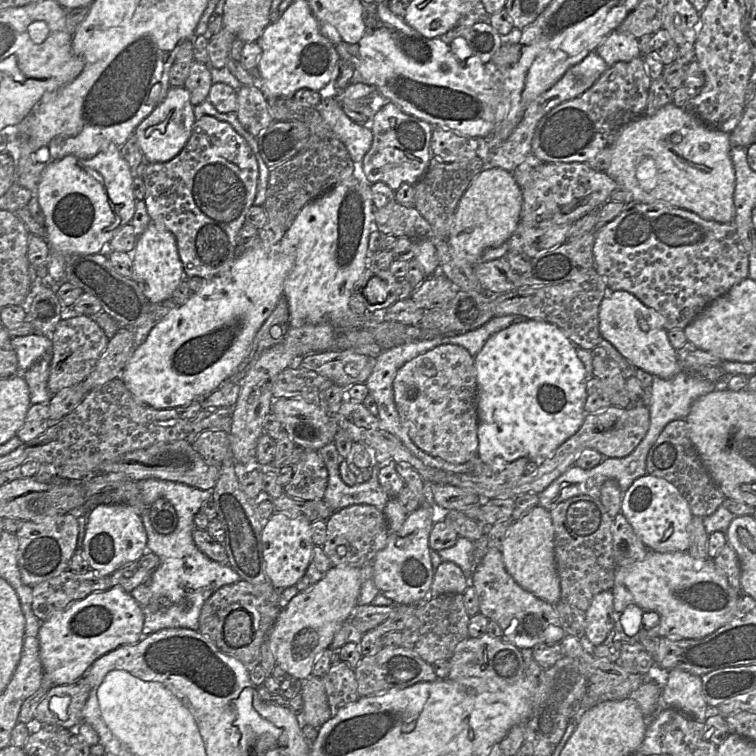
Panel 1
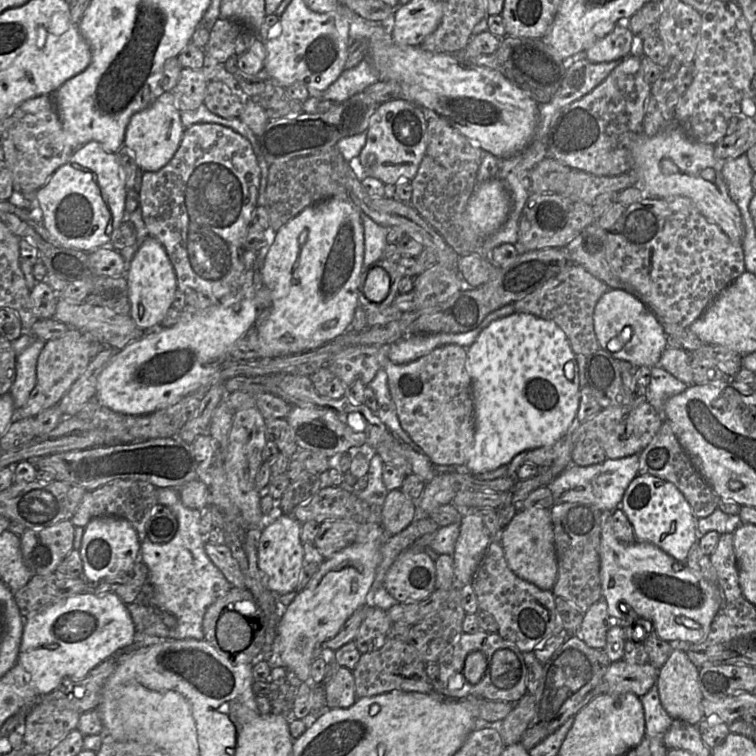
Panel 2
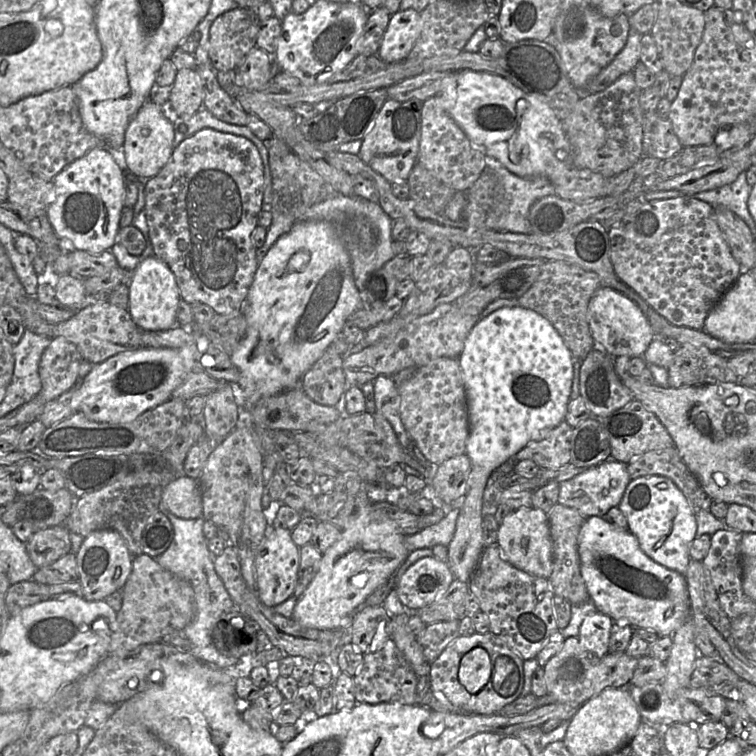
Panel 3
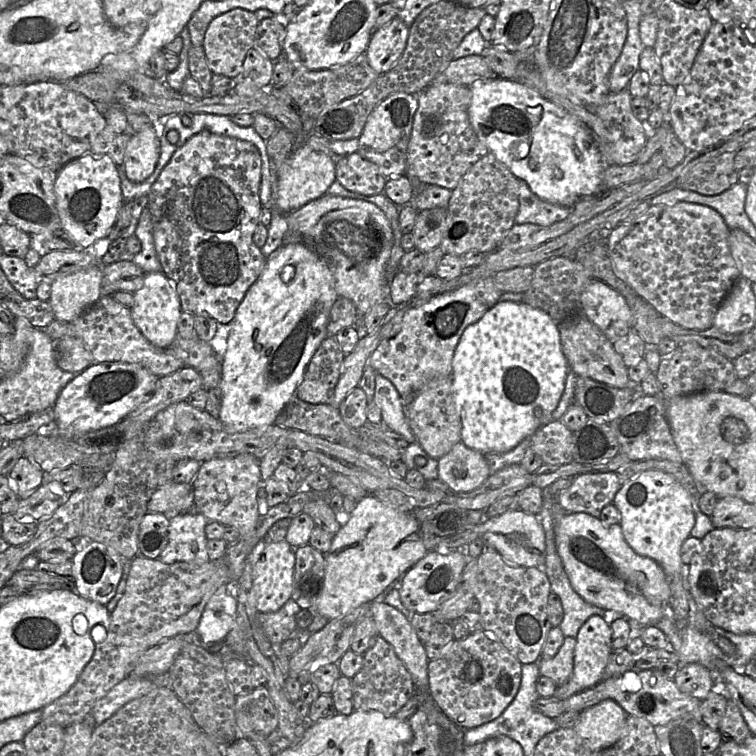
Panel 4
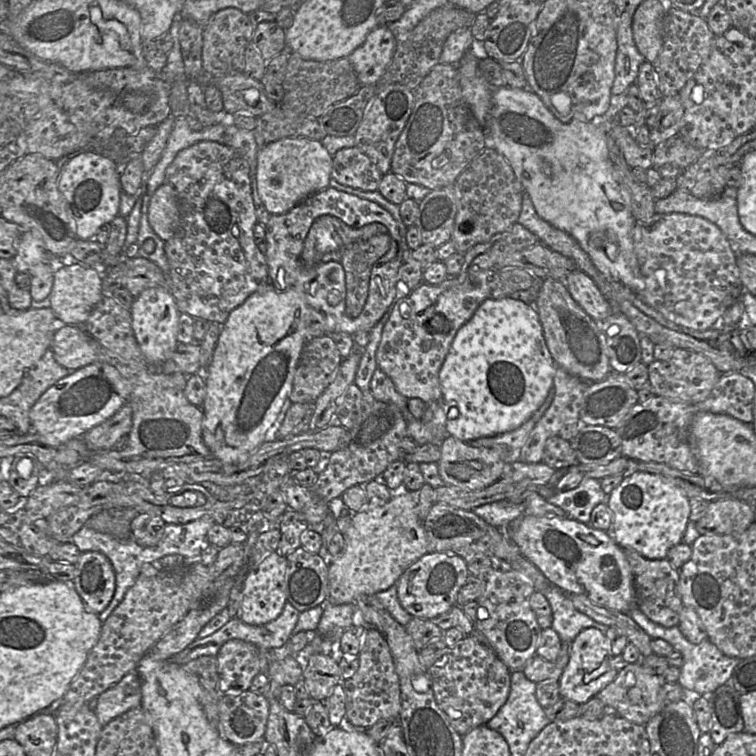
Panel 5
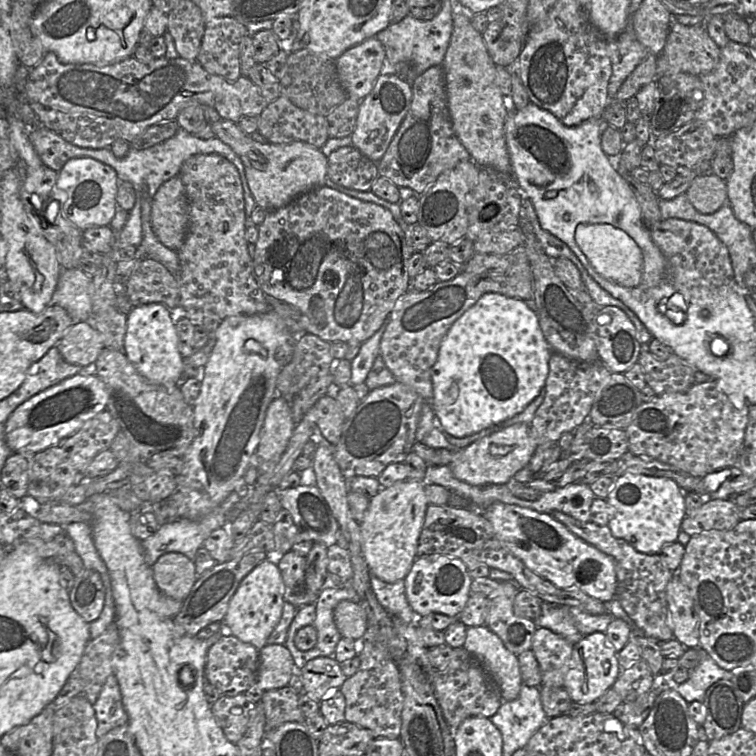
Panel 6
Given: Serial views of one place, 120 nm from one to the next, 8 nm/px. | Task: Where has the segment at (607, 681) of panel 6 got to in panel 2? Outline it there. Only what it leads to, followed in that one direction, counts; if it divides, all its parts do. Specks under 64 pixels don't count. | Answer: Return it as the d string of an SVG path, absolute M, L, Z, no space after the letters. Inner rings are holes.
M601 598L584 613L583 621L576 635L587 646L603 650L606 646L606 634L611 626L612 621L607 603Z

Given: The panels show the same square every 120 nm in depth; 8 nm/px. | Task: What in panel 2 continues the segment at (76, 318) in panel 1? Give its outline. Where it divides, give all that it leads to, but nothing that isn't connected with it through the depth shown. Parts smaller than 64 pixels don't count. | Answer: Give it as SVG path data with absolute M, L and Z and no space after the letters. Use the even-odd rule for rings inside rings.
M70 328L63 336L57 338L57 339L52 339L46 342L44 348L42 349L38 361L37 361L37 382L36 385L34 387L34 389L32 390L32 392L30 393L30 396L28 398L28 400L24 403L24 405L18 409L15 409L14 411L14 421L16 420L21 420L24 418L35 418L36 415L38 415L40 412L51 408L53 406L58 405L59 401L62 399L62 397L65 395L65 393L70 389L70 387L74 384L74 382L85 372L85 370L87 369L88 365L90 364L92 358L90 357L90 346L91 346L91 342L98 342L98 341L92 341L90 339L87 339L87 337L83 334L83 332L79 331L78 329L75 328Z

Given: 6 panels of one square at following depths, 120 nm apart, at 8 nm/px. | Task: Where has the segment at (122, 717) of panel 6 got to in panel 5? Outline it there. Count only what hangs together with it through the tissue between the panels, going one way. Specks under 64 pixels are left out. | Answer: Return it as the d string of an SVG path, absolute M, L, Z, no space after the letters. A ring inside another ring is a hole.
M136 671L125 675L117 684L101 693L93 710L101 726L140 706L142 699L141 681Z

